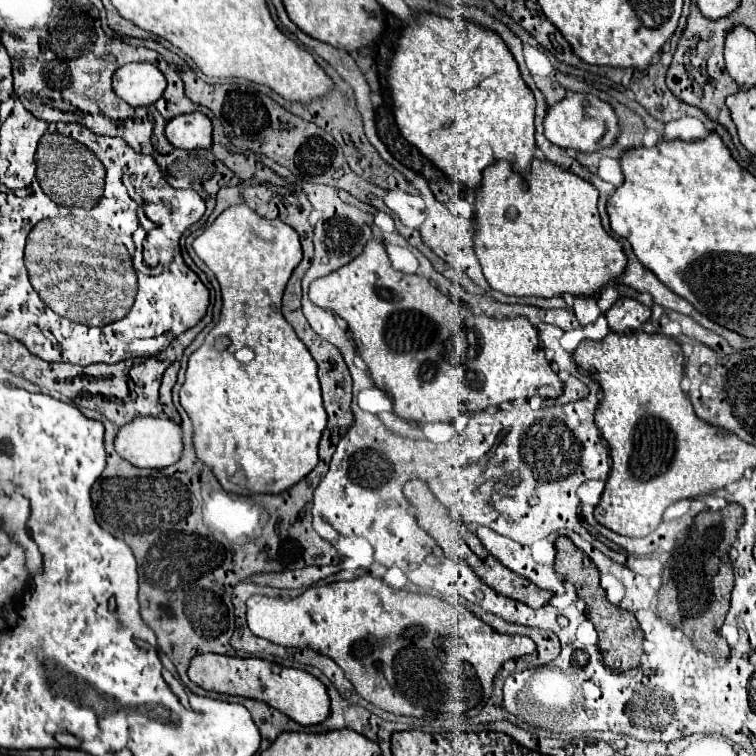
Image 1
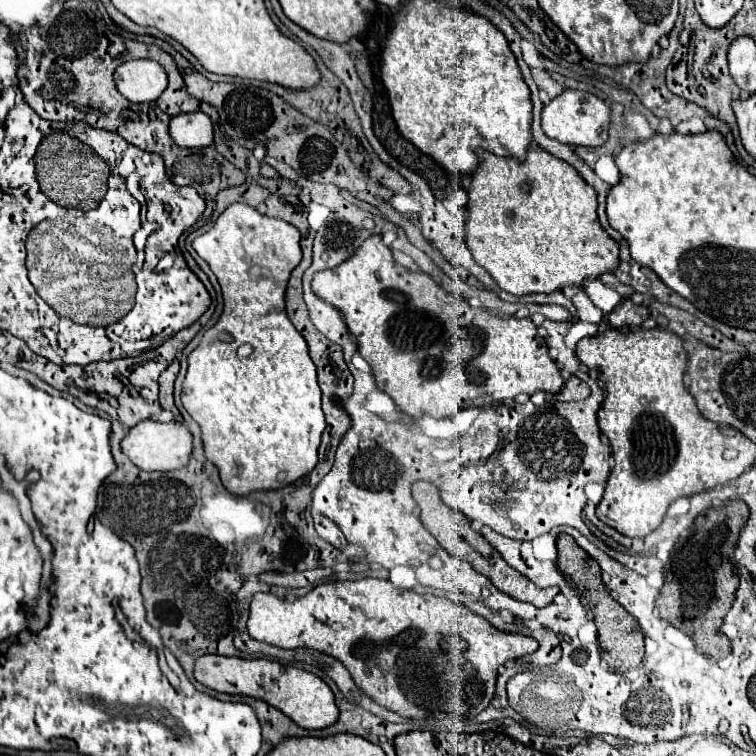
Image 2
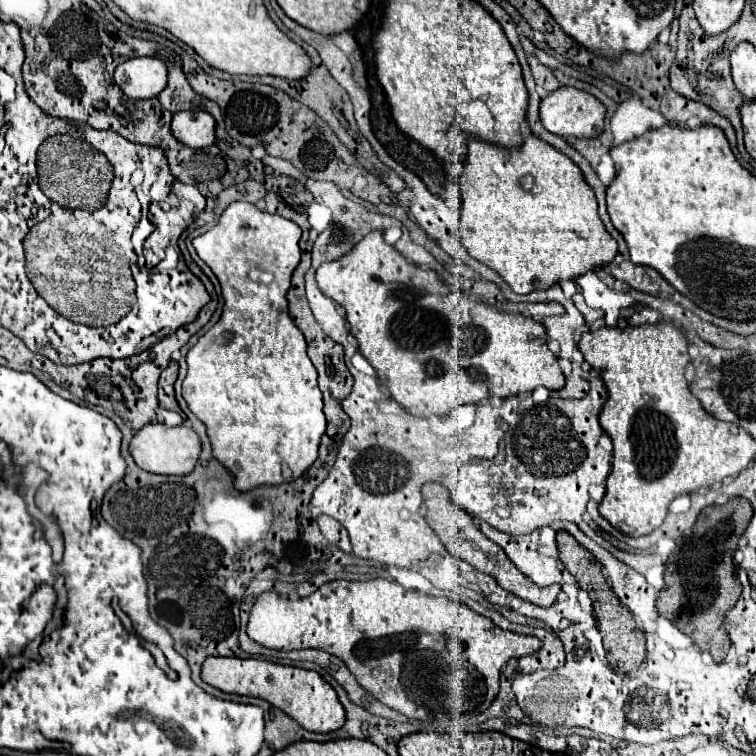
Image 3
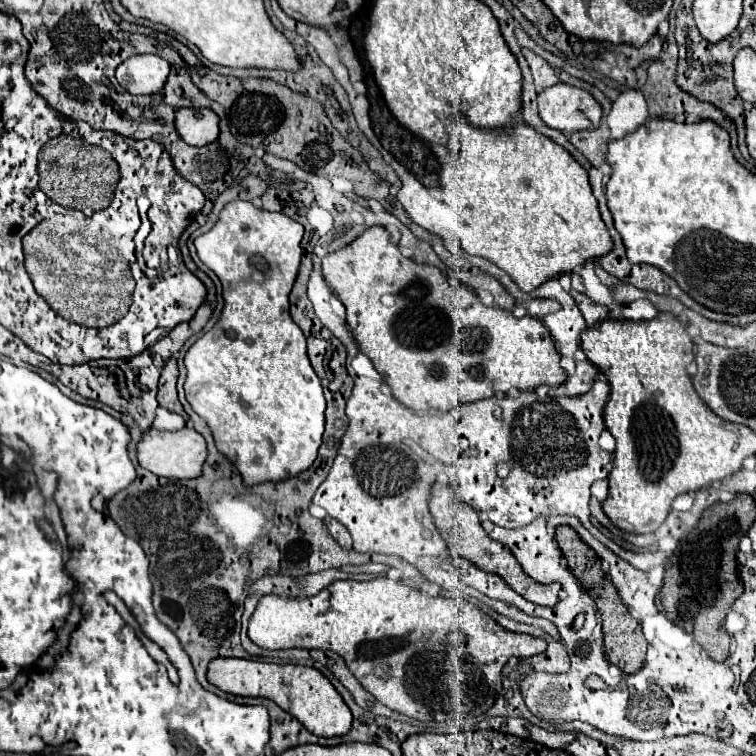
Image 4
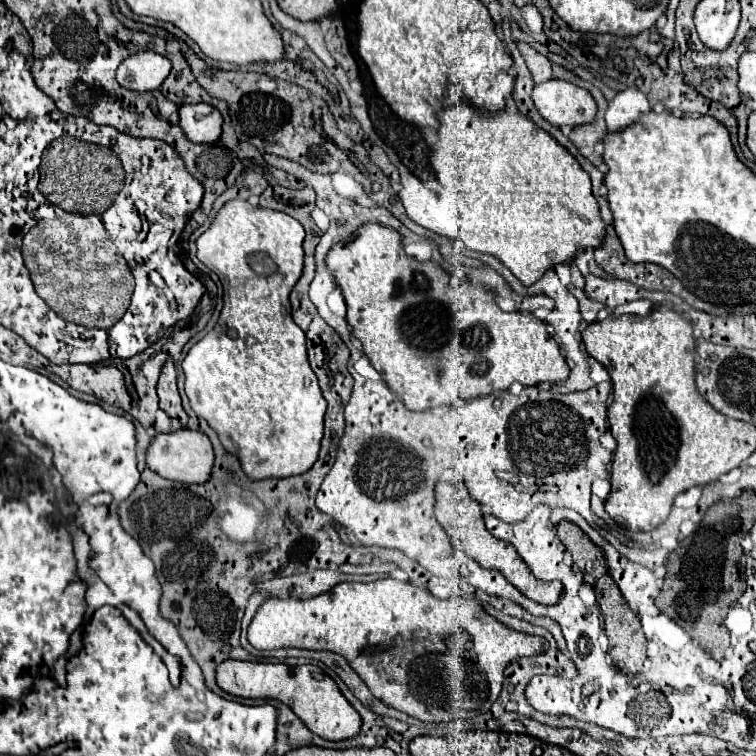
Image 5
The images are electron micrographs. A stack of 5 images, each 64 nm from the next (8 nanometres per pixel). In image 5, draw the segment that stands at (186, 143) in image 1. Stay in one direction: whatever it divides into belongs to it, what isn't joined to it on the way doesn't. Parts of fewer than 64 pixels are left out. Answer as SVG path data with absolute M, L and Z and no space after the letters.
M210 104L180 106L180 126L190 142L210 144L222 134L222 114Z

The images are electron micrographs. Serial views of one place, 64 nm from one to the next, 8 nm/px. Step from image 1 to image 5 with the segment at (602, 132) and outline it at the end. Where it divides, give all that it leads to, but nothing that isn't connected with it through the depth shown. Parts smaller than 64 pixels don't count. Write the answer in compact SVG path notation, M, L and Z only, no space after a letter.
M558 78L536 84L532 100L538 112L554 126L586 124L592 122L596 114L594 98L586 88Z

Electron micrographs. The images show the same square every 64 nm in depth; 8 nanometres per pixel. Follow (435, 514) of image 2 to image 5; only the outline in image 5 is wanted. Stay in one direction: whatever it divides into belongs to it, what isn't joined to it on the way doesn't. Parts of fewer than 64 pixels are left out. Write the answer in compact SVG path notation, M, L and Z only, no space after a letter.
M438 482L436 484L436 518L438 522L450 530L450 528L462 528L464 536L464 552L474 558L482 568L494 568L506 576L510 584L514 584L522 594L526 594L530 600L540 604L556 604L562 594L562 582L542 582L532 576L526 562L518 556L514 548L508 548L506 542L492 536L484 526L484 514L480 510L480 504L476 500L470 500L470 494L466 492L466 486L462 482Z

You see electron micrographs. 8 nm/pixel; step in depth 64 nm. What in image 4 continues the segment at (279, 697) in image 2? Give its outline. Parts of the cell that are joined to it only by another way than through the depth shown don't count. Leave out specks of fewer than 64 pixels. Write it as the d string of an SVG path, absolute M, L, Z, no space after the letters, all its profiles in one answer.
M216 658L208 666L208 680L228 694L262 696L274 700L280 708L298 718L300 724L316 736L344 736L352 728L354 716L350 708L346 706L338 690L332 686L332 682L312 666L280 666L242 658Z

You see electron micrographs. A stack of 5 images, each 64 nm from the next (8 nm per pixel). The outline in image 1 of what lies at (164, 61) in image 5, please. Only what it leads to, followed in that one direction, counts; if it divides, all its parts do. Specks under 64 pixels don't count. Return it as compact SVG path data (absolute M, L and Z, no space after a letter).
M132 62L114 72L112 88L134 108L150 106L162 96L166 88L166 78L162 76L160 68L150 62Z

